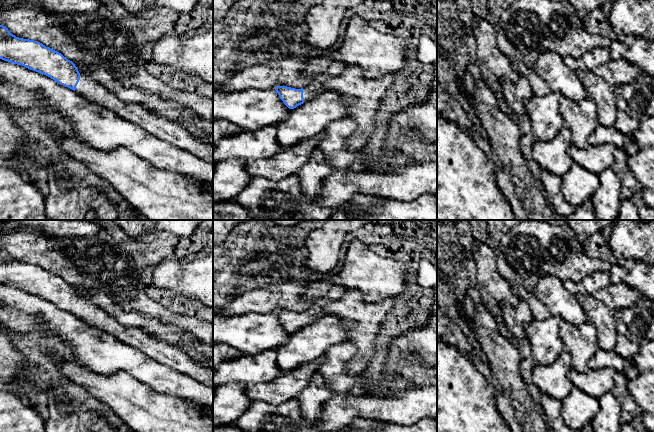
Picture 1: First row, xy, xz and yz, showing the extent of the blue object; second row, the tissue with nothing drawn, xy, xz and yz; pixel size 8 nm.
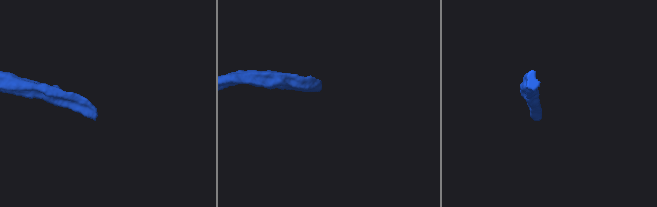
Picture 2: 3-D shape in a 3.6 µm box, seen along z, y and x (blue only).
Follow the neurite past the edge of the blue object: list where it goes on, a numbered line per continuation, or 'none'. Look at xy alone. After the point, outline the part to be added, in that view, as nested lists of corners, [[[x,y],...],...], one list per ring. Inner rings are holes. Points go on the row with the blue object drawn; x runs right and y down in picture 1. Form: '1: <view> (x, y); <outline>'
1: xy (177, 133); [[[80,73],[76,92],[85,99],[115,112],[149,133],[172,145],[178,146],[196,155],[200,159],[213,164],[213,122],[199,115],[191,115],[187,109],[180,110],[181,121],[175,121],[158,115],[146,107],[136,103],[125,103],[108,91],[104,86]],[[195,125],[208,136],[206,141],[194,136],[189,127]]]

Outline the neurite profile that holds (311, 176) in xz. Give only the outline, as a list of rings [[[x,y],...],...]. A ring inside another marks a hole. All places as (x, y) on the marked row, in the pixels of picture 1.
[[[316,149],[308,159],[308,162],[296,174],[299,178],[303,193],[309,199],[319,196],[323,181],[333,174],[325,161],[322,150]]]

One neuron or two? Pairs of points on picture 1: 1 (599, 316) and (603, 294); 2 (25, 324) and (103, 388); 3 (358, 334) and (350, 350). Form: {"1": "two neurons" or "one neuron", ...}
{"1": "two neurons", "2": "two neurons", "3": "two neurons"}

